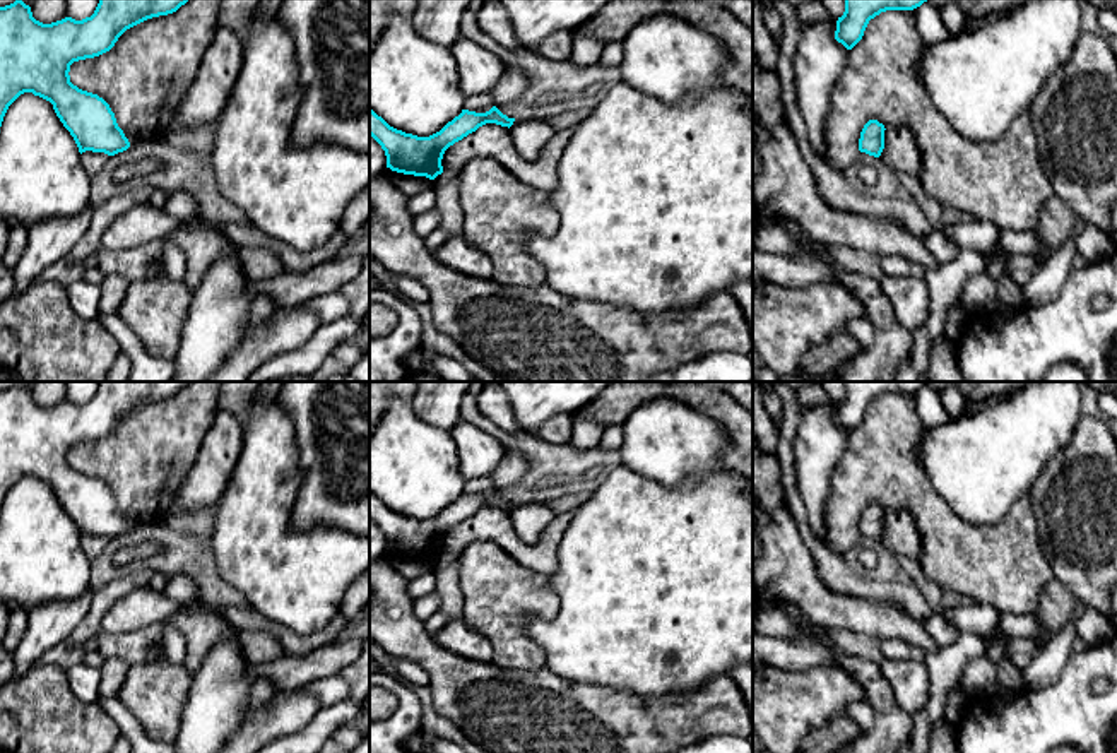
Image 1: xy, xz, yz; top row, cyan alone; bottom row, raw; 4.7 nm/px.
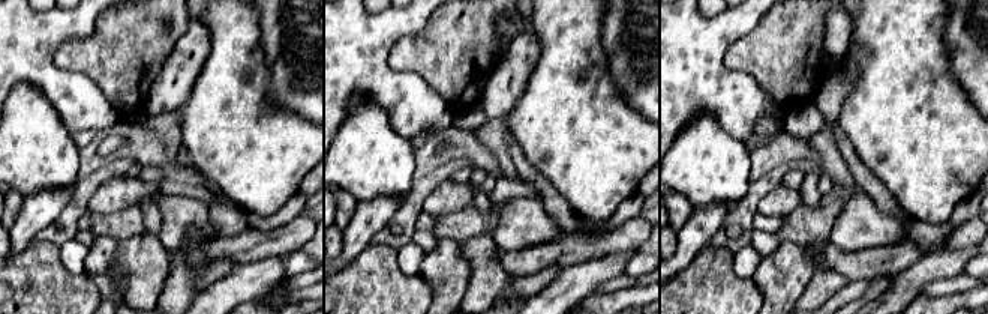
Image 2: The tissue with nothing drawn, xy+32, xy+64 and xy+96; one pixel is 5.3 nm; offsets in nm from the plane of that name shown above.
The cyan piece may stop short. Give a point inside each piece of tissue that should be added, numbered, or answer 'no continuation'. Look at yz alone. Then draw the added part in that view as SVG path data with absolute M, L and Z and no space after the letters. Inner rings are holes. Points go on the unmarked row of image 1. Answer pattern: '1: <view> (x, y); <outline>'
no continuation

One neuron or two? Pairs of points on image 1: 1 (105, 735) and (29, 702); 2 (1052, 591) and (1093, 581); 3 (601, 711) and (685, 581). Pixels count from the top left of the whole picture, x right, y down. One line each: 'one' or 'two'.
1: one
2: two
3: two

